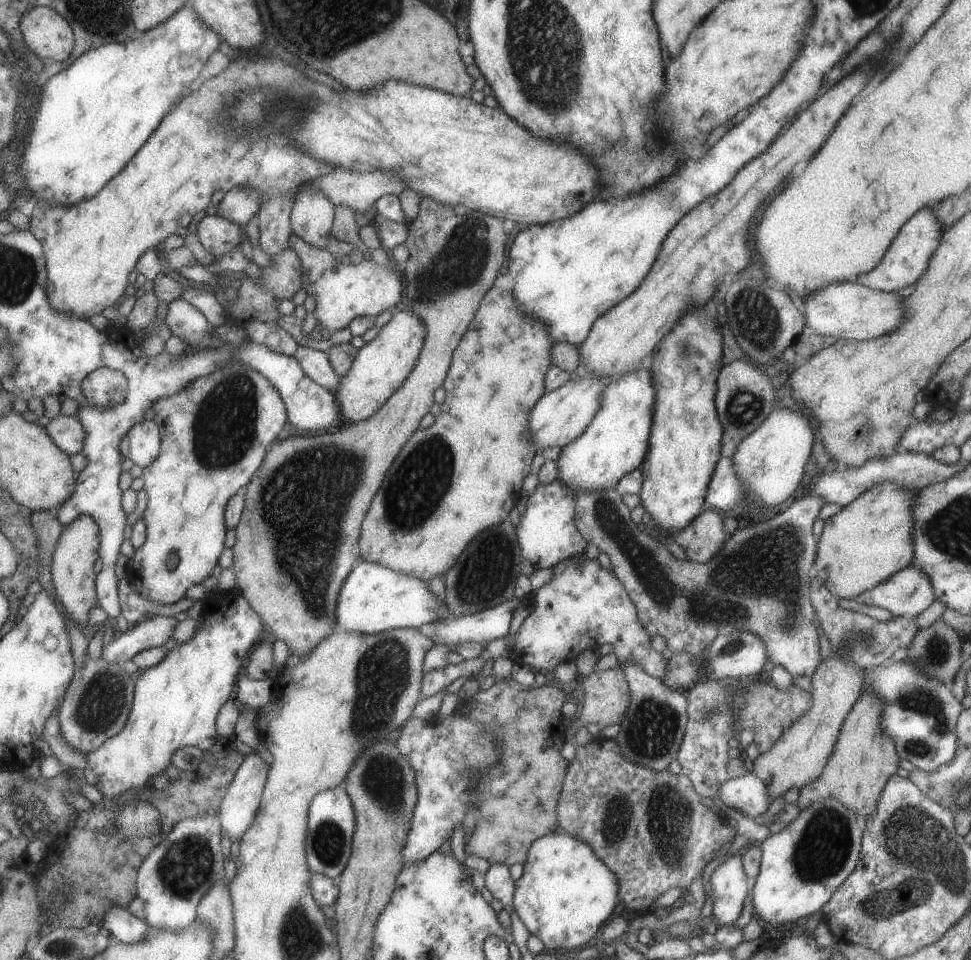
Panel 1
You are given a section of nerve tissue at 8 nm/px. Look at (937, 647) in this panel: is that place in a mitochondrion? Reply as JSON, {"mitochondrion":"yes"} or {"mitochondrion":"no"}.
{"mitochondrion":"yes"}

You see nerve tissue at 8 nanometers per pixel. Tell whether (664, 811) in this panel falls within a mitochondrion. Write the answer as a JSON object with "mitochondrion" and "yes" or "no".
{"mitochondrion":"yes"}

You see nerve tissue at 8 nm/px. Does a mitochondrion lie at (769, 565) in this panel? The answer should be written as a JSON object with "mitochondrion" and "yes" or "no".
{"mitochondrion":"yes"}

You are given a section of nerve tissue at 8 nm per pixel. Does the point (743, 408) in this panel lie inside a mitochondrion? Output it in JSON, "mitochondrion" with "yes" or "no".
{"mitochondrion":"yes"}

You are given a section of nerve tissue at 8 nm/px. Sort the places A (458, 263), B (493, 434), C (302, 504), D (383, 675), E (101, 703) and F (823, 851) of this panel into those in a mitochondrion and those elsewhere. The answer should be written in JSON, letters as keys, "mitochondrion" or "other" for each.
{"A":"mitochondrion","B":"other","C":"mitochondrion","D":"mitochondrion","E":"mitochondrion","F":"mitochondrion"}

